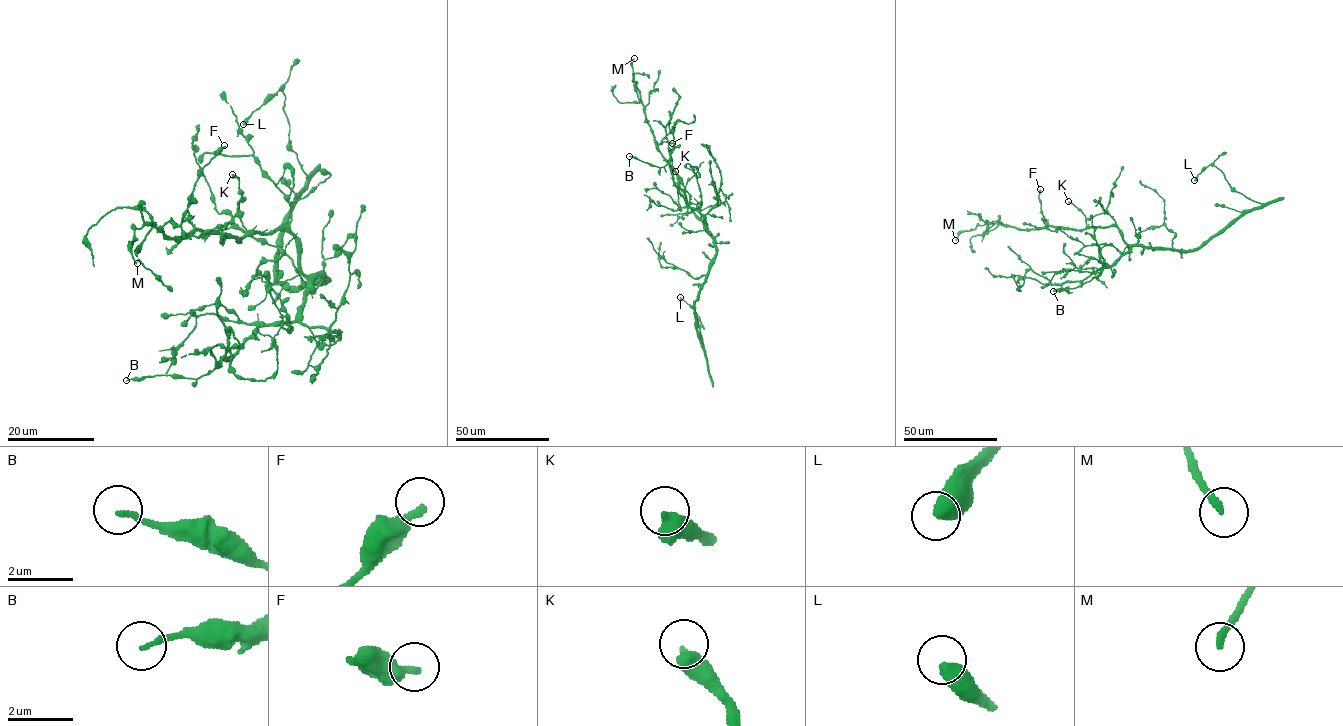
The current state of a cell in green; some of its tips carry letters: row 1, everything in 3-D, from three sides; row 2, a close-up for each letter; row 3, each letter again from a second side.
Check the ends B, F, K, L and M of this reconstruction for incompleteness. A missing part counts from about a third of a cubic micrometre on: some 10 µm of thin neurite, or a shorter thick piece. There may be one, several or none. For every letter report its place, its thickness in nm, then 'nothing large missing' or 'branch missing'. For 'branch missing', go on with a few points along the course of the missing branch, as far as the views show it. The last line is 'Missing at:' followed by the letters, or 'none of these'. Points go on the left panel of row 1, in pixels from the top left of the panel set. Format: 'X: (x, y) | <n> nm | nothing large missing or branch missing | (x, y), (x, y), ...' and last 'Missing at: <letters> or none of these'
B: (126, 380) | 140 nm | nothing large missing
F: (224, 145) | 260 nm | nothing large missing
K: (232, 174) | 440 nm | nothing large missing
L: (243, 124) | 500 nm | nothing large missing
M: (137, 263) | 200 nm | nothing large missing
Missing at: none of these

